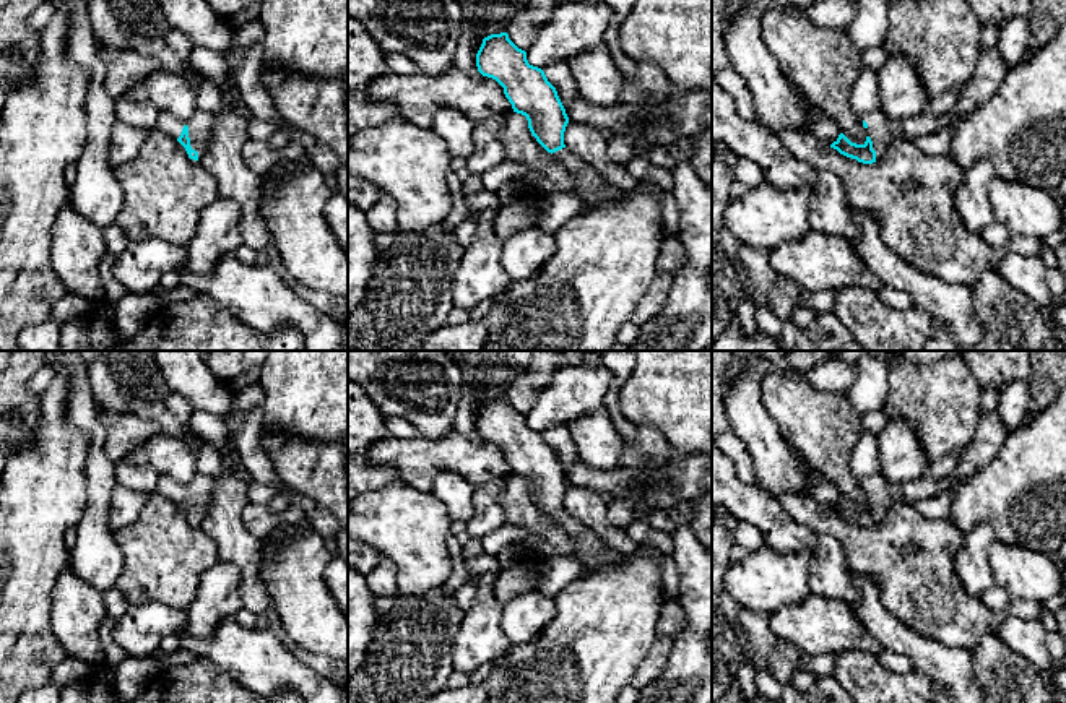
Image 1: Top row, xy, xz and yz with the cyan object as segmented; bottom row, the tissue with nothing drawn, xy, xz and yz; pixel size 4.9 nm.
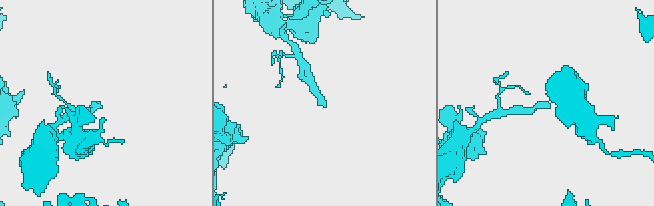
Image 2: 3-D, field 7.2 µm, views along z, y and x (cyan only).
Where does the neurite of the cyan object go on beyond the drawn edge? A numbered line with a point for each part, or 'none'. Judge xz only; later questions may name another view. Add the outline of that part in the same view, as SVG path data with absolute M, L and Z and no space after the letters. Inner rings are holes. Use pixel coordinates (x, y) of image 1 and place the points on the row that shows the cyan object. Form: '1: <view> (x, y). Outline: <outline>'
1: xz (590, 189). Outline: M567 148L552 153L567 170L572 174L575 188L570 192L582 201L582 209L611 205L621 201L627 192L613 188L580 157L572 154Z

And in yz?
1: yz (883, 130). Outline: M871 110L861 119L868 123L866 135L871 138L876 161L879 161L890 144L900 140L913 141L916 136L946 128L954 115L957 115L956 110L944 115L923 112L916 119L894 120L881 110Z

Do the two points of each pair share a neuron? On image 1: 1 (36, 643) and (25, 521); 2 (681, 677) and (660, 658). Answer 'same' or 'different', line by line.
1: same
2: different

